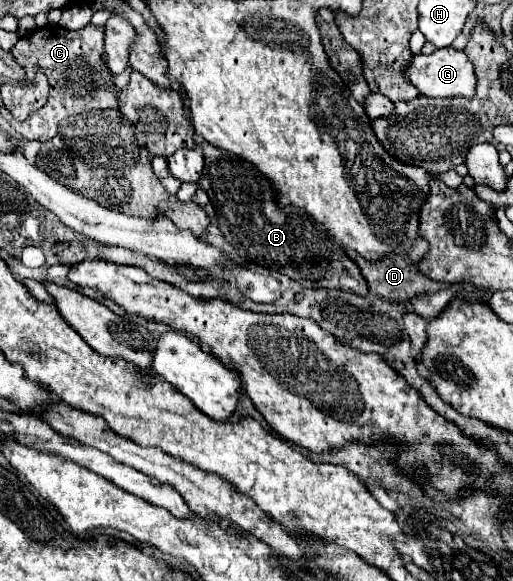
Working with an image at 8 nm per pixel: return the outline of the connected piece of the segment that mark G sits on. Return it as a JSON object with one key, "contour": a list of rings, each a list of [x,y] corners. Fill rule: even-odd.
{"contour":[[[441,48],[433,54],[413,54],[411,62],[403,70],[403,76],[423,94],[433,98],[447,98],[447,96],[473,96],[475,94],[475,74],[473,64],[469,62],[465,52],[459,52],[455,48]]]}

